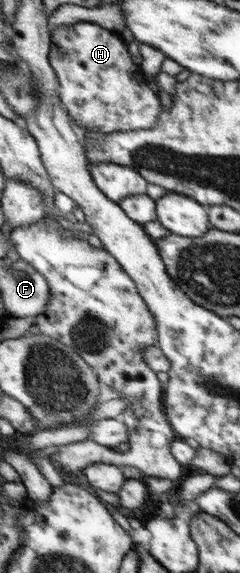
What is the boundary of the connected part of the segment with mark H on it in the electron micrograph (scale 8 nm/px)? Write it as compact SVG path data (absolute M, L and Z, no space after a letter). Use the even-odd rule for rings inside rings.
M89 22L59 27L52 32L51 63L61 83L61 98L76 125L111 134L151 129L161 118L159 97L147 85L148 79L141 77L140 65L131 61L119 32Z

